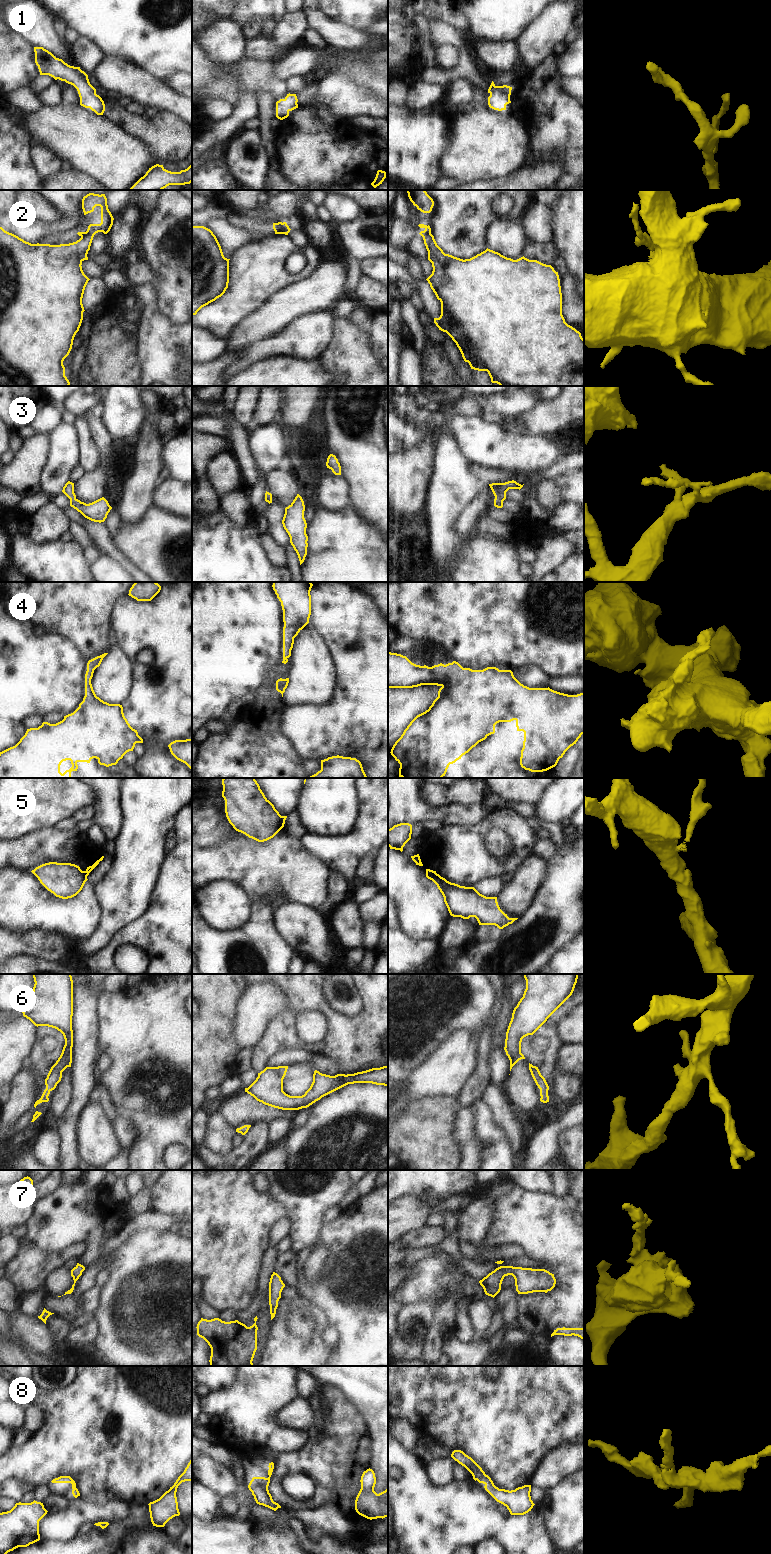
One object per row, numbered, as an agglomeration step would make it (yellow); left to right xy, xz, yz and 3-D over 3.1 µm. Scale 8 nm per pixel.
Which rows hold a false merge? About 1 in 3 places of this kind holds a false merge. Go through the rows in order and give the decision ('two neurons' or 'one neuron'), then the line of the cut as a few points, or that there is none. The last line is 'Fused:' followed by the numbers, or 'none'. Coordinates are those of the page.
1: one neuron; cut none
2: two neurons; cut xy (94, 233), (88, 233), (81, 237)
3: one neuron; cut none
4: one neuron; cut none
5: two neurons; cut xy (84, 871), (86, 880)
6: one neuron; cut none
7: one neuron; cut none
8: one neuron; cut none
Fused: 2, 5

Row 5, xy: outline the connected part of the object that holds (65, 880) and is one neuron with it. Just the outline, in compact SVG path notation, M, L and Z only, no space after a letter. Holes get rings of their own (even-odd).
M49 862L31 872L48 891L62 899L76 896L87 881L85 871L71 863Z

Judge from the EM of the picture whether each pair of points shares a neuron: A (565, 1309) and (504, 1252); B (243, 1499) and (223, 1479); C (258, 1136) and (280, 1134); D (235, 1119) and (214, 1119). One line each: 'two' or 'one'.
A: two
B: one
C: two
D: two

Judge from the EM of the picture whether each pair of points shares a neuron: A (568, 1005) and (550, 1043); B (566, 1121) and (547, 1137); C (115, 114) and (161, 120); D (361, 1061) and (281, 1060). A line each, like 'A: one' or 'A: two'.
A: one
B: one
C: one
D: two

